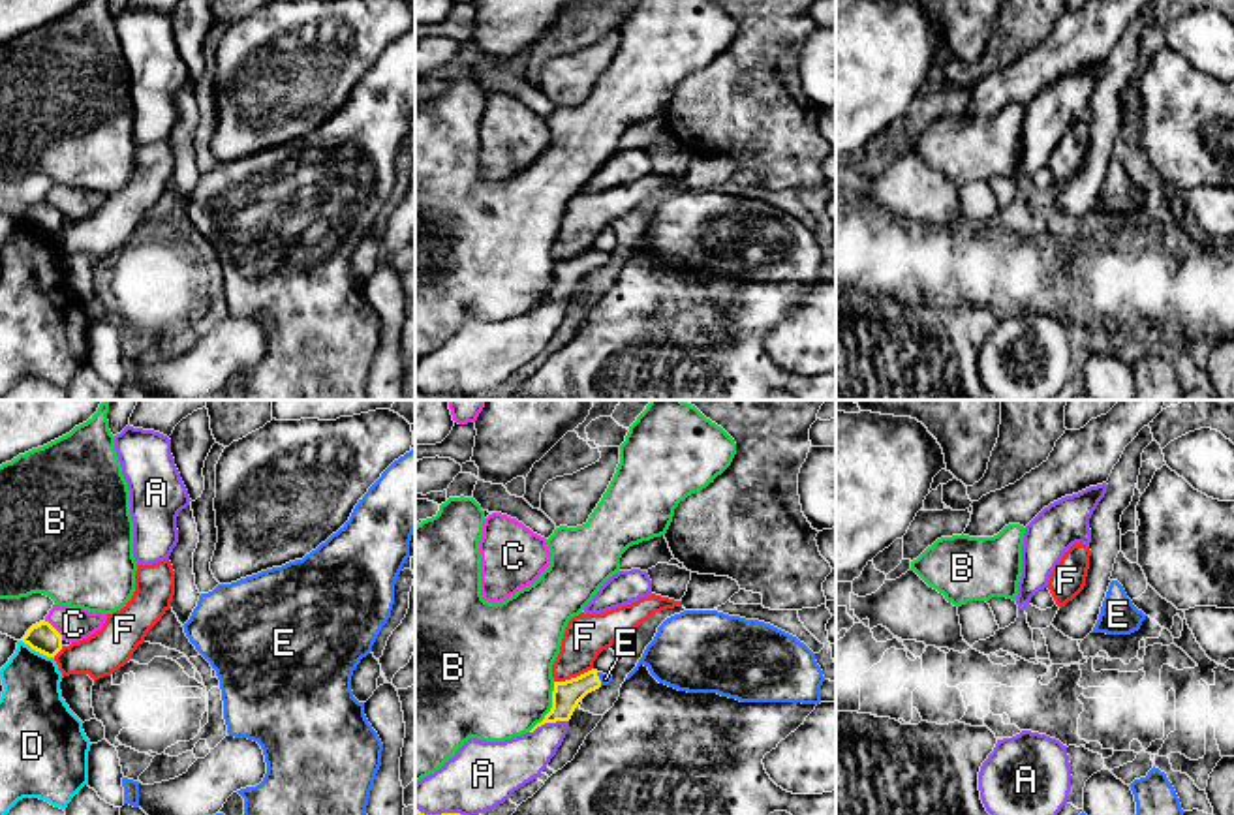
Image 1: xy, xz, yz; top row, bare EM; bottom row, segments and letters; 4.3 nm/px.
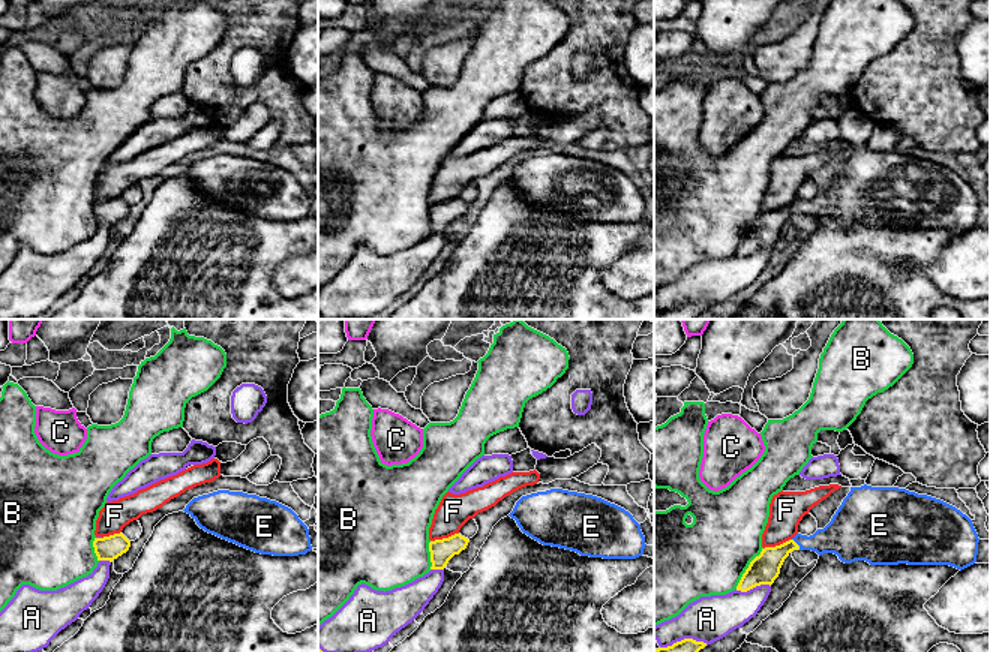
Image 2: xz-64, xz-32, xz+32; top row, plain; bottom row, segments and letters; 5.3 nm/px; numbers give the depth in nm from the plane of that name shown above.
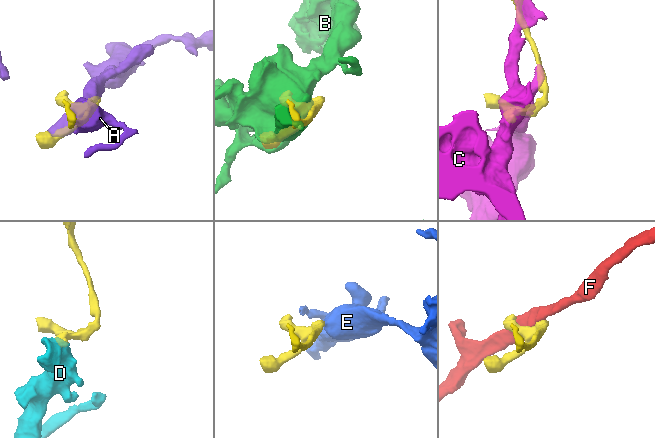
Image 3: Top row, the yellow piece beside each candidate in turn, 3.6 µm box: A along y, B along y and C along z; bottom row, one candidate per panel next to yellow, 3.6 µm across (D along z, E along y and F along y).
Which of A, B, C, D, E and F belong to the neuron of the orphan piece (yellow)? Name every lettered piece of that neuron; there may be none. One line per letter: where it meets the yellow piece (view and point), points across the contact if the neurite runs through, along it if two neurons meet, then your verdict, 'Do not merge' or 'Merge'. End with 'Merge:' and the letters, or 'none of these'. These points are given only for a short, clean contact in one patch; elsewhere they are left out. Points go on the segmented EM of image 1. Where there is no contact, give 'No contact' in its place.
A: Touches yellow at xz (549, 722). Do not merge
B: Touches yellow at xz (551, 708). Do not merge
C: Touches yellow at xy (55, 630). Do not merge
D: Touches yellow at xy (38, 650). Boundary: xy (21, 639), (53, 658). Do not merge
E: Touches yellow at xz (598, 678). Path across: xz (566, 695), (598, 678), (605, 678). Merge
F: Touches yellow at xz (573, 678). Do not merge
Merge: E

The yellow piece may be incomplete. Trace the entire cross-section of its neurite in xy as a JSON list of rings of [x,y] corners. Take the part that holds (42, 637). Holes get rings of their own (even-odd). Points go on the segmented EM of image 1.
[[[45,620],[32,625],[21,640],[47,657],[62,650],[62,635]]]

